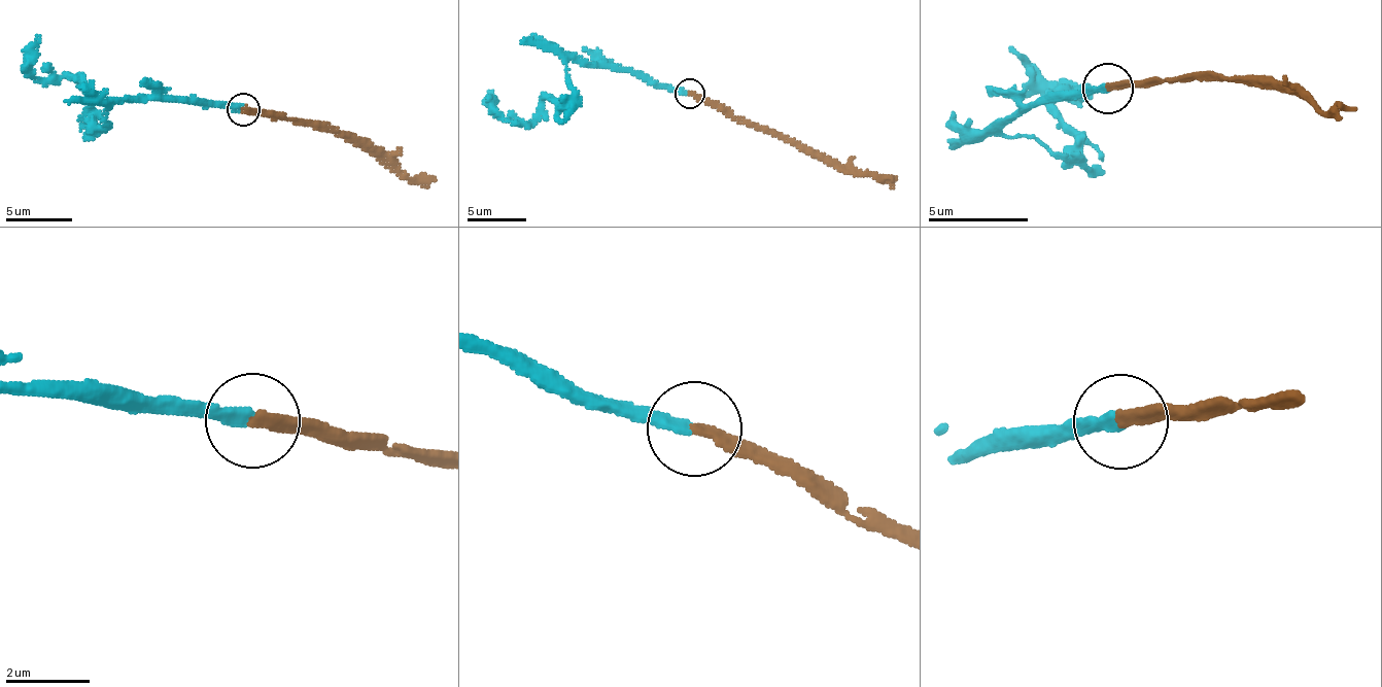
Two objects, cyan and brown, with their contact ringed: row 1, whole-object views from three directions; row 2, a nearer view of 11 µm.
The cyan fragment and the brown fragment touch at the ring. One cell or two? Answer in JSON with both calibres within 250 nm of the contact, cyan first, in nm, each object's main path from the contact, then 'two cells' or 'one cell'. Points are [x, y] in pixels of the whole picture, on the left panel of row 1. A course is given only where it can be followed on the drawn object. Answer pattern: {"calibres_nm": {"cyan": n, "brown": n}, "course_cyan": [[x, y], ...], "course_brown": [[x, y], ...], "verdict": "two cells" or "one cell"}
{"calibres_nm": {"cyan": 280, "brown": 280}, "course_cyan": [[242, 108], [129, 98], [104, 110], [99, 127], [83, 82], [64, 76], [38, 78], [29, 66], [40, 36]], "course_brown": [[242, 108], [326, 123], [380, 147], [410, 178], [435, 177]], "verdict": "one cell"}

